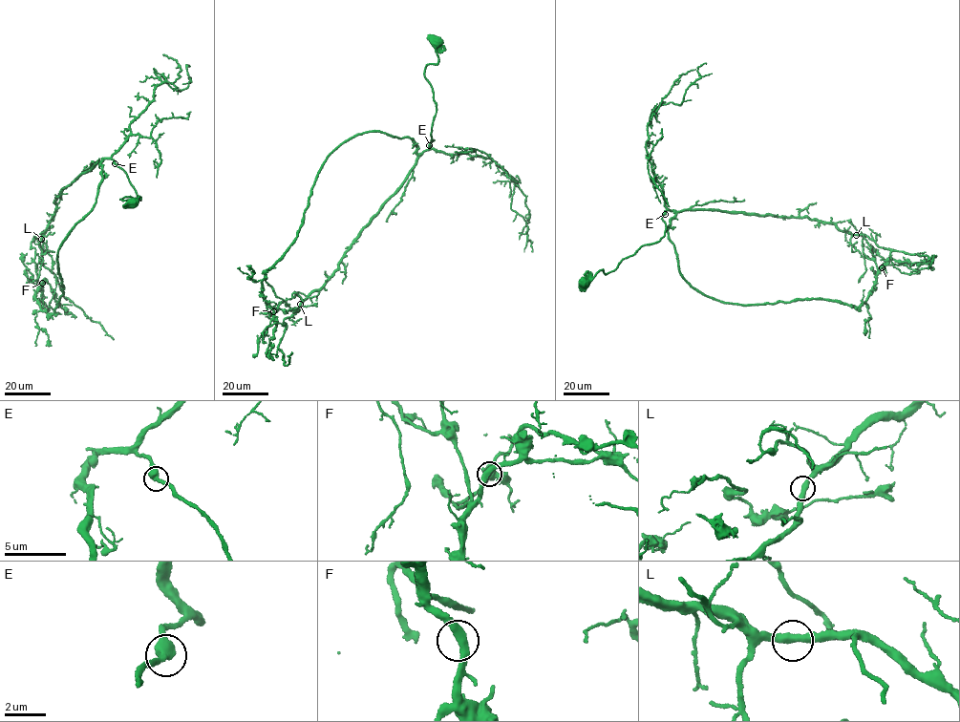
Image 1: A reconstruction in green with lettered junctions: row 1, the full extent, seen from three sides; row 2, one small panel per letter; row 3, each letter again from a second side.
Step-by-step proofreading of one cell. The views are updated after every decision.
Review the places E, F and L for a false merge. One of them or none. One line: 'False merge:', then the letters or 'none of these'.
False merge: none of these

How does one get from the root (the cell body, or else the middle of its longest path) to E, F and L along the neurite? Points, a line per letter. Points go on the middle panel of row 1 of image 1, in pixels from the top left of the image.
E: (436, 40), (437, 63), (427, 65), (424, 74), (433, 88), (437, 107), (431, 134), (434, 140), (429, 144)
F: (436, 40), (434, 140), (419, 154), (369, 132), (330, 154), (263, 280), (273, 311)
L: (436, 40), (437, 63), (427, 65), (424, 74), (437, 107), (434, 140), (363, 227), (339, 269), (300, 304)

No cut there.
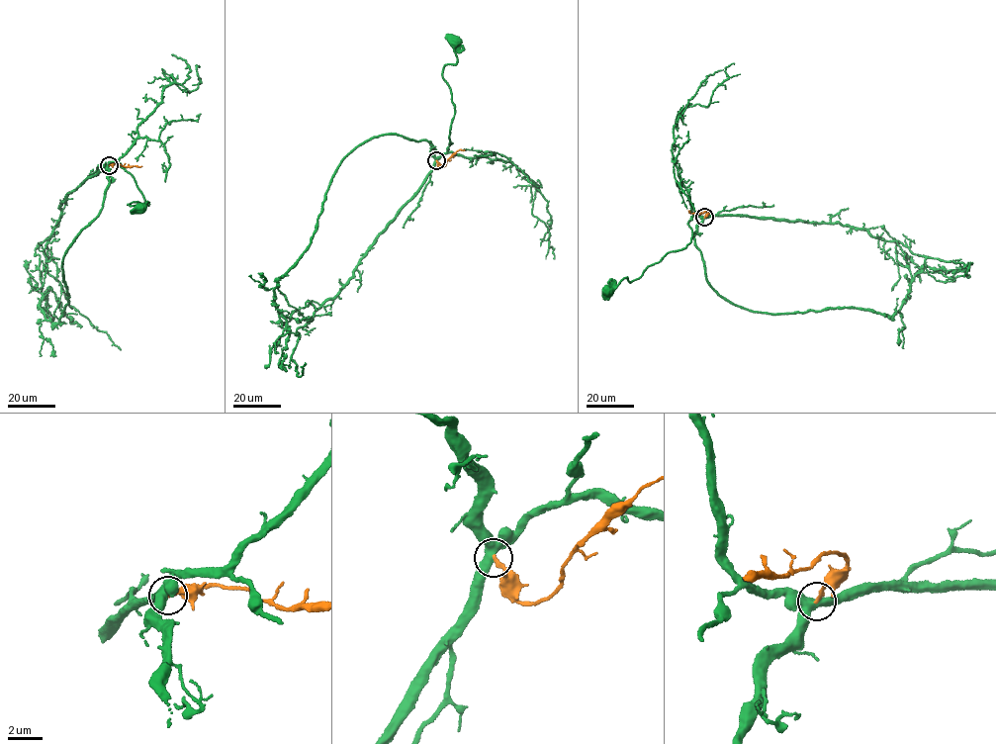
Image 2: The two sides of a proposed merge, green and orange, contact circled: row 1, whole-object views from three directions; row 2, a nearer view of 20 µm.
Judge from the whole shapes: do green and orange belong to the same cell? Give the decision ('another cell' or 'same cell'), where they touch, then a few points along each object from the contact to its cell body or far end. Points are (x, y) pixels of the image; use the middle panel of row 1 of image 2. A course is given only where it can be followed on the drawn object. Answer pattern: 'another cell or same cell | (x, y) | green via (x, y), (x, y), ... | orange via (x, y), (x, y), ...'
another cell | (436, 160) | green via (436, 161), (452, 143), (448, 137), (454, 107), (442, 74), (445, 65), (456, 63), (454, 40) | orange via (436, 161), (443, 167), (457, 150), (464, 149)

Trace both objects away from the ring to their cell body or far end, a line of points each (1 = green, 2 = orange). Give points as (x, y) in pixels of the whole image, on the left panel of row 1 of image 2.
1: (109, 165), (117, 161), (134, 178), (148, 205), (128, 204), (142, 205), (139, 210)
2: (109, 165), (141, 166)

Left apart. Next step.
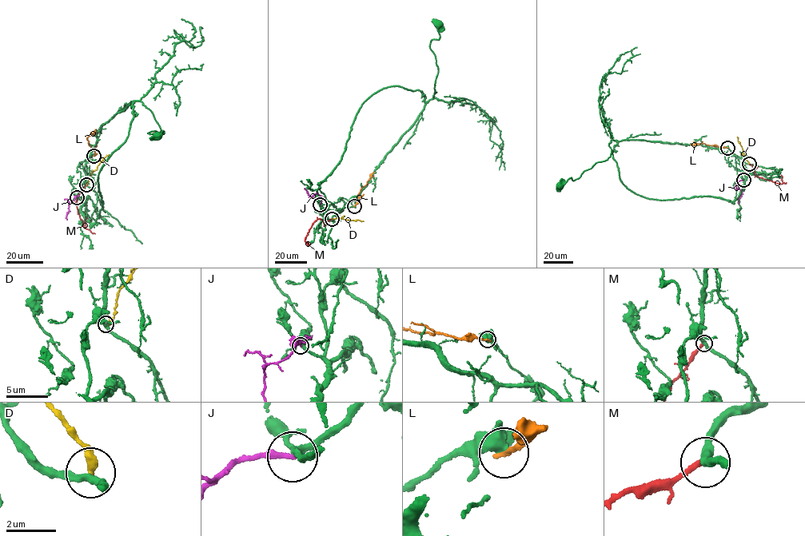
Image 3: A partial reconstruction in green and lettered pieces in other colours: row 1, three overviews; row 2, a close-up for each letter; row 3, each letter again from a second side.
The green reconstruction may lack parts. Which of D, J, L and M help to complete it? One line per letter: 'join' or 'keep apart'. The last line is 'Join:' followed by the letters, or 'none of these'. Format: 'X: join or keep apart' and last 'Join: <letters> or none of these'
D: keep apart
J: keep apart
L: keep apart
M: join
Join: M

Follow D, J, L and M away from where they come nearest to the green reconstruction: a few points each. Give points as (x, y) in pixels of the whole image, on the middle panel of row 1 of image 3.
D: (332, 219), (364, 221)
J: (320, 204), (320, 196), (315, 193), (311, 197), (304, 188)
L: (354, 206), (361, 188), (374, 172)
M: (332, 219), (325, 221), (319, 218), (314, 221), (304, 240), (310, 244)

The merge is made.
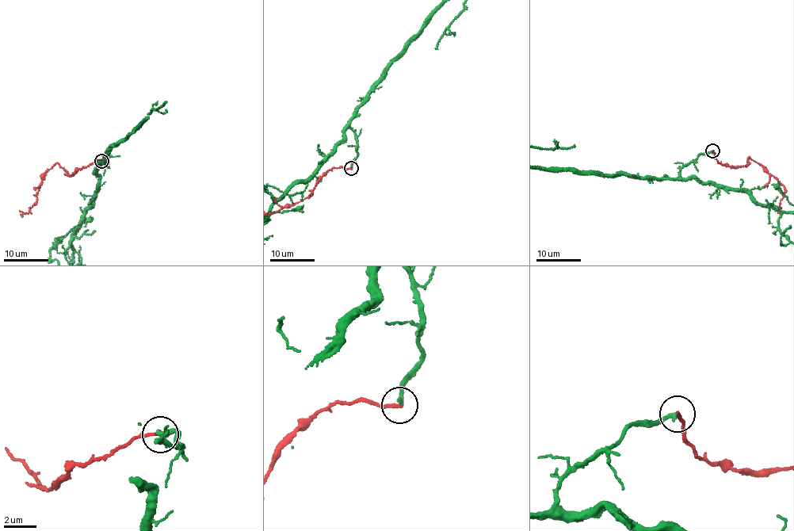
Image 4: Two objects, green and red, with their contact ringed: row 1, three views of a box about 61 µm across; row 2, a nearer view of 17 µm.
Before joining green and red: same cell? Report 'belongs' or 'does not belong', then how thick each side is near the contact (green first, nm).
does not belong | 260/190 nm

